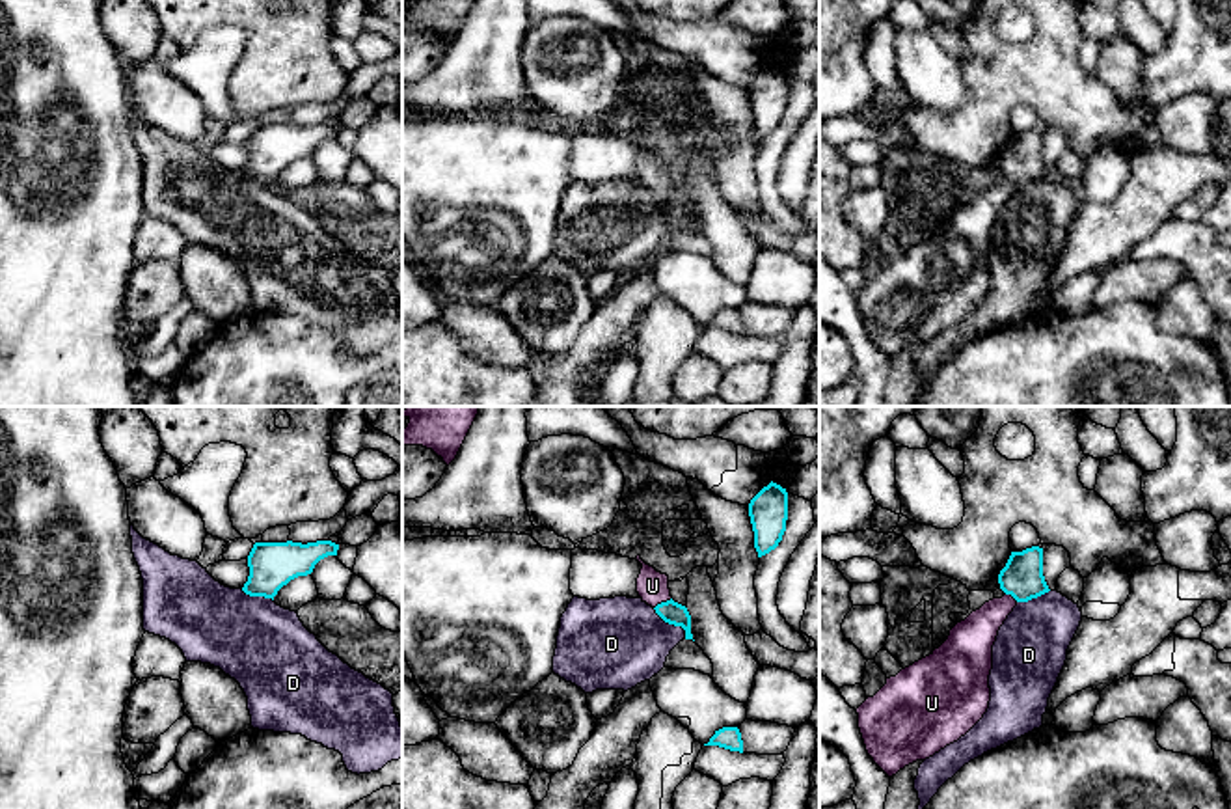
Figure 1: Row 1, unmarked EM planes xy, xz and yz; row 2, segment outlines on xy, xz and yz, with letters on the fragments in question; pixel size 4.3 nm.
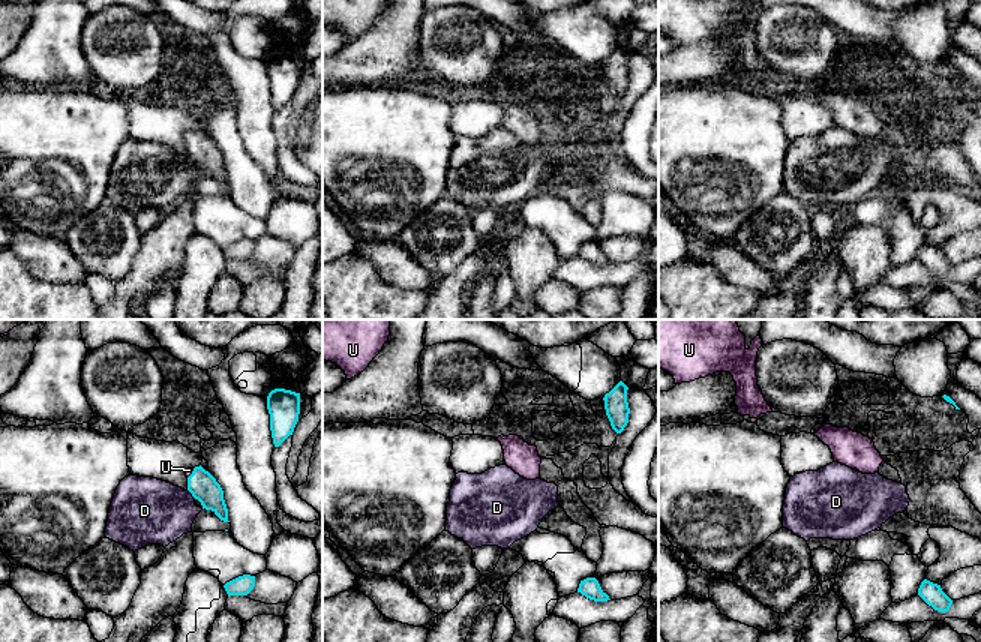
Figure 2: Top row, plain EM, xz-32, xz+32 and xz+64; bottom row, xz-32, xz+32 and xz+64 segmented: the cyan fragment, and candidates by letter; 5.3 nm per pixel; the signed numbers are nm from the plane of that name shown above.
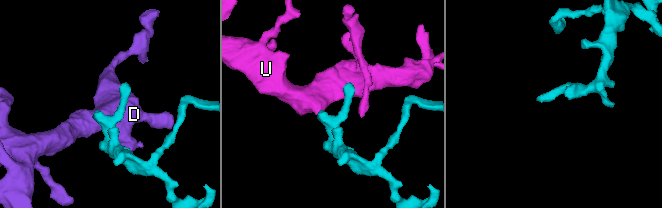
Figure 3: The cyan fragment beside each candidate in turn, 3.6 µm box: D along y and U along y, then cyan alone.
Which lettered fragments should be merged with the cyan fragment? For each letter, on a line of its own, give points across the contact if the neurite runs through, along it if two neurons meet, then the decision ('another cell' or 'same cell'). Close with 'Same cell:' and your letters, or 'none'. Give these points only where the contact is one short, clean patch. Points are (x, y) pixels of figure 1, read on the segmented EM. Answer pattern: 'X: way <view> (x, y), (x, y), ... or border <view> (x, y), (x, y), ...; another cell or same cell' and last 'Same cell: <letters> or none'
D: border xz (652, 608), (665, 621), (678, 625), (686, 636); another cell
U: way xz (671, 612), (662, 603), (652, 586); same cell
Same cell: U

